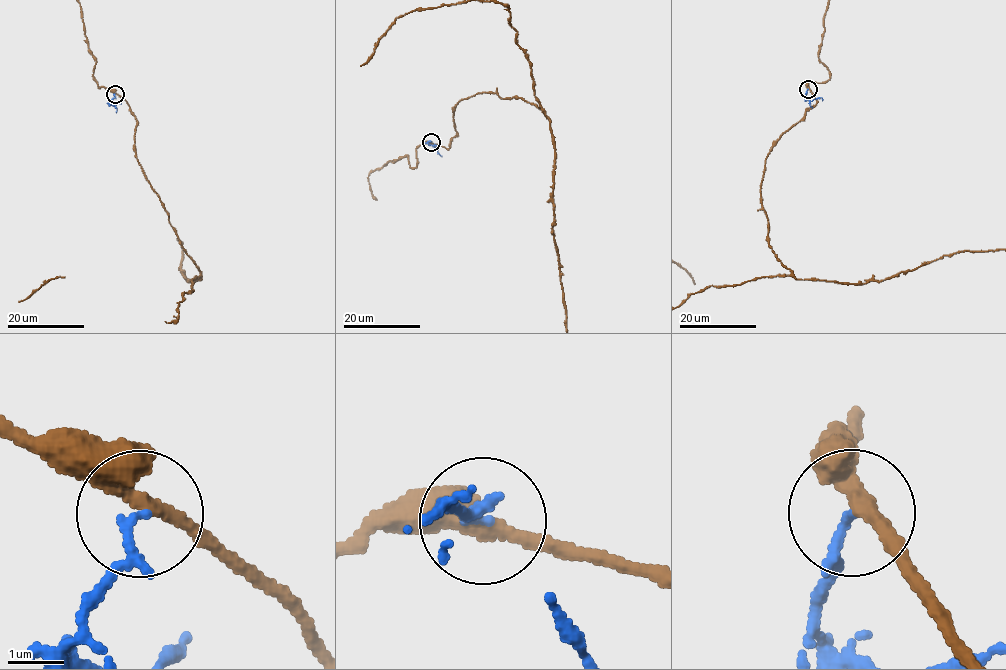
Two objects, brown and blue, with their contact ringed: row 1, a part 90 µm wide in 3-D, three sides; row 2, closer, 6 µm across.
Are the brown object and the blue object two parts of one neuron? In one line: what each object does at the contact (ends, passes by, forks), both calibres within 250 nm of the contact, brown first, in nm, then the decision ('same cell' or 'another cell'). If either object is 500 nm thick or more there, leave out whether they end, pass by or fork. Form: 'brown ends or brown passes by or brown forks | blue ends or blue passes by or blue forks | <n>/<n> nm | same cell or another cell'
brown passes by | blue passes by | 300/110 nm | another cell

